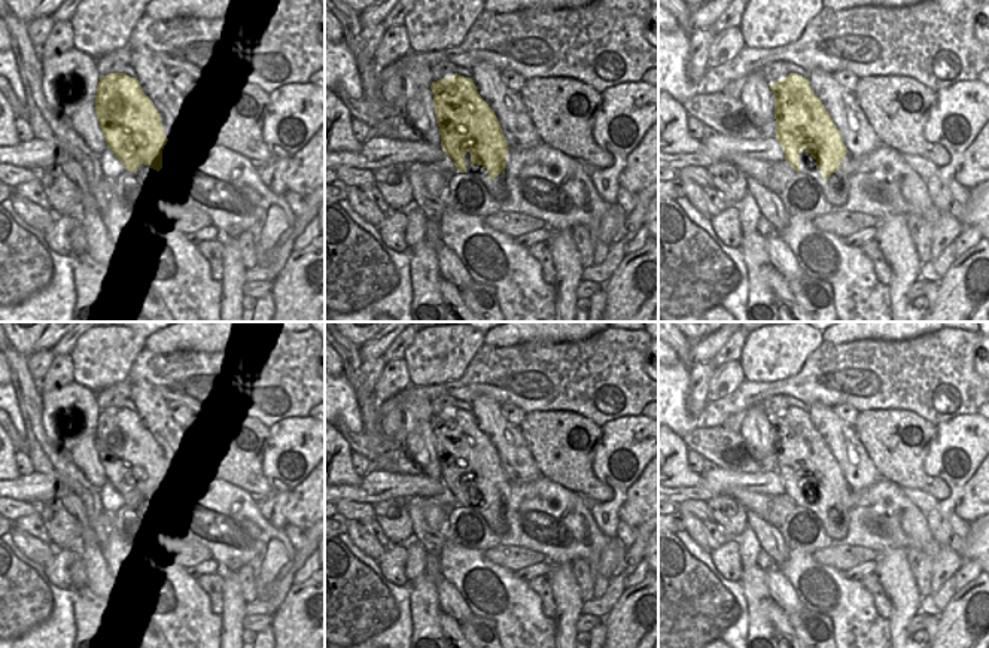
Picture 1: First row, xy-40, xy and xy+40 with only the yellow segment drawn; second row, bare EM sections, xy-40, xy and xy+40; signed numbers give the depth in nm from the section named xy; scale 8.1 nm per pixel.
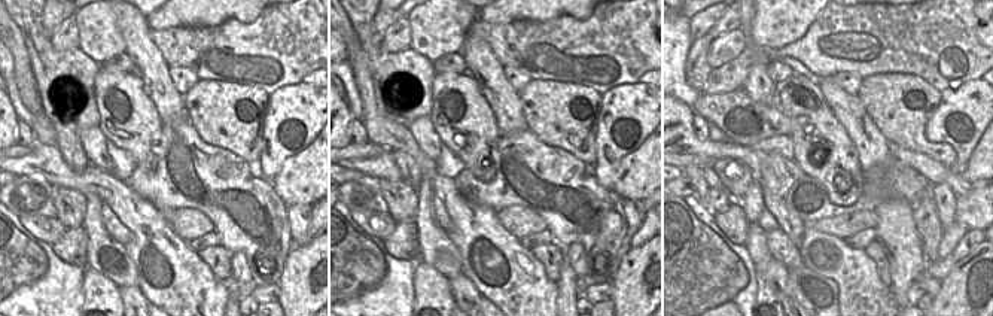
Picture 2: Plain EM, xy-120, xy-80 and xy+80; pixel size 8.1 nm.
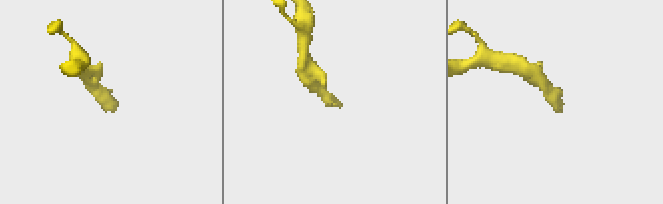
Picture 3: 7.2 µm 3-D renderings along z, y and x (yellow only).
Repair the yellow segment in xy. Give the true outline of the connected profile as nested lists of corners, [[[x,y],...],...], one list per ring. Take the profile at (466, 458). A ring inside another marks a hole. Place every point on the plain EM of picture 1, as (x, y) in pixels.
[[[456,407],[432,416],[430,423],[445,489],[457,505],[474,508],[494,533],[505,535],[509,481],[494,445],[471,411]]]

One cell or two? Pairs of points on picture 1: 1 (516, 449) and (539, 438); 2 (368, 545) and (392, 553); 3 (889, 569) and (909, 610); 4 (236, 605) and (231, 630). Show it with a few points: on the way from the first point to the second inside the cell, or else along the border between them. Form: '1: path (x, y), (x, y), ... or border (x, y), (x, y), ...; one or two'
1: border (517, 426), (541, 475); two
2: border (386, 548), (377, 560); two
3: path (897, 580), (904, 599); one
4: path (234, 611), (233, 624); one

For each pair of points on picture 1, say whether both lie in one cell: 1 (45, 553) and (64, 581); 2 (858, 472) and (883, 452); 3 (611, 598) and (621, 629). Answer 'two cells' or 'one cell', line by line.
1: two cells
2: two cells
3: two cells

